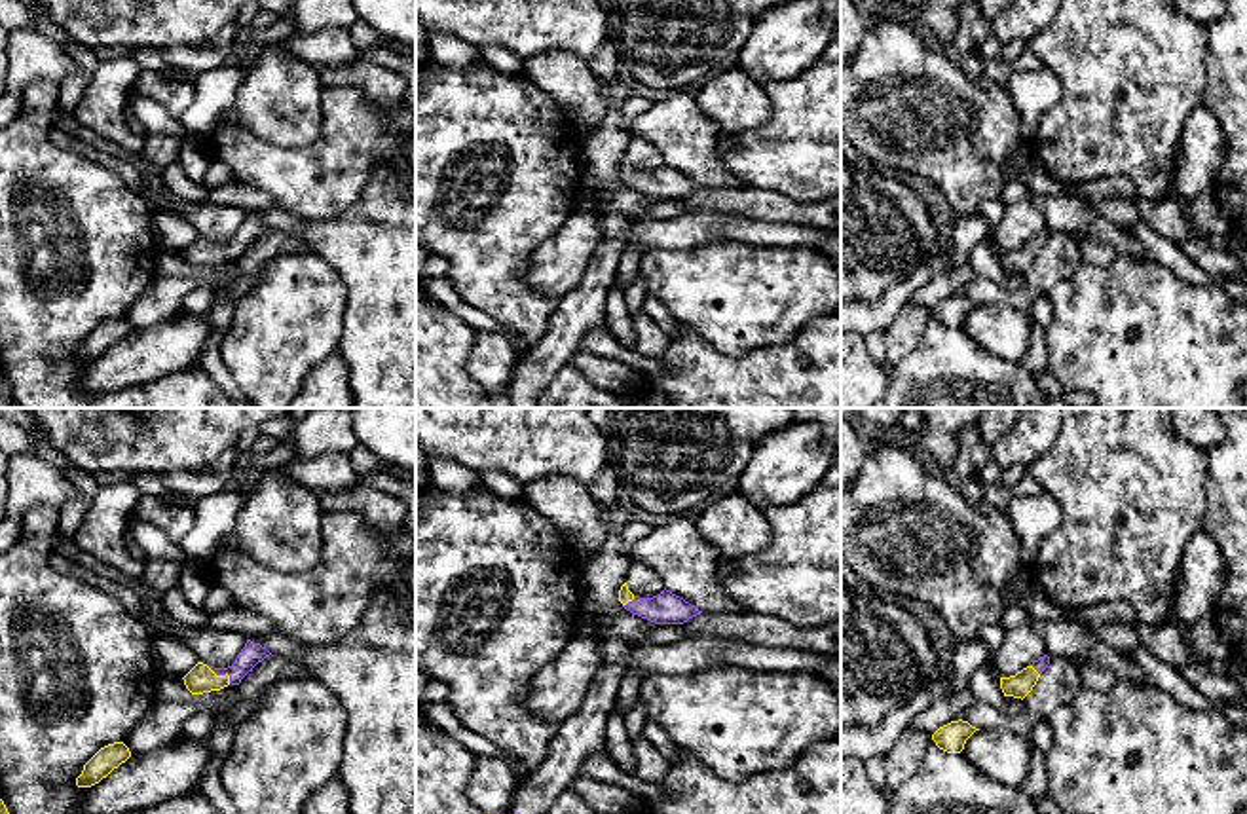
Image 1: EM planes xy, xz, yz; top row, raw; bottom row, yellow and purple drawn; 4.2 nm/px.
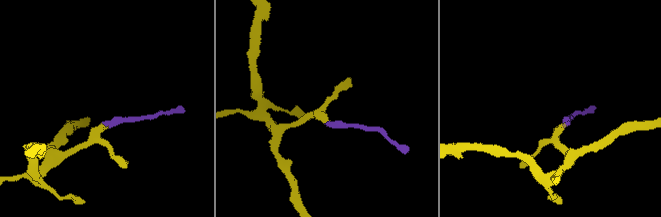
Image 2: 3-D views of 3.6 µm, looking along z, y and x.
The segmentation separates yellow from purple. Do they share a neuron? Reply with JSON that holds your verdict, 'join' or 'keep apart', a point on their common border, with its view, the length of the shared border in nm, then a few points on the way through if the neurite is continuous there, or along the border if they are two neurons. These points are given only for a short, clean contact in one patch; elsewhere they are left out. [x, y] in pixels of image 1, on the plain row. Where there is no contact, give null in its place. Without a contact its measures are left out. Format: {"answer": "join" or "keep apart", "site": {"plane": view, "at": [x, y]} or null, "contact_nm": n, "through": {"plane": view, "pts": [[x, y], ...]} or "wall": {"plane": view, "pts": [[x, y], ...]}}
{"answer": "join", "site": {"plane": "xy", "at": [223, 251]}, "contact_nm": 130, "through": {"plane": "xy", "pts": [[200, 255], [223, 251], [232, 249], [253, 228]]}}

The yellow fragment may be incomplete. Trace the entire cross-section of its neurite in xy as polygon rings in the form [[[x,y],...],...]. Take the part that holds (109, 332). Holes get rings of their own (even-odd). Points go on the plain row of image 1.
[[[114,317],[101,323],[85,340],[82,349],[76,353],[78,362],[91,362],[106,353],[114,343],[131,332],[129,323],[123,317]]]

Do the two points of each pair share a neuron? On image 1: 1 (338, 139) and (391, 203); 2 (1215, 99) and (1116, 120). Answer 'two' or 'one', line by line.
1: two
2: two

